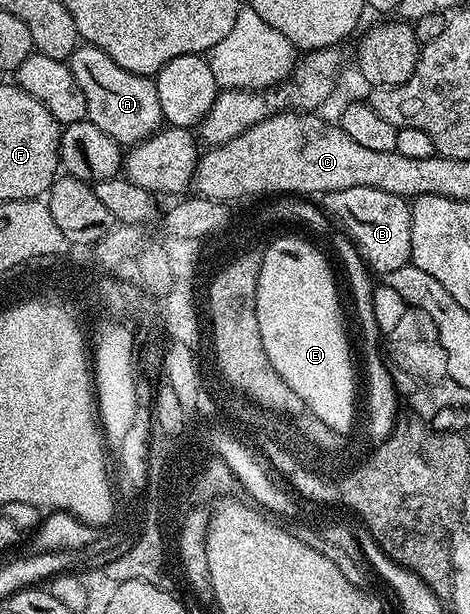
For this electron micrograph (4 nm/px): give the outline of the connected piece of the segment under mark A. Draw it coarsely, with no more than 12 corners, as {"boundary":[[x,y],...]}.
{"boundary":[[78,46],[86,121],[130,148],[164,125],[154,77]]}

